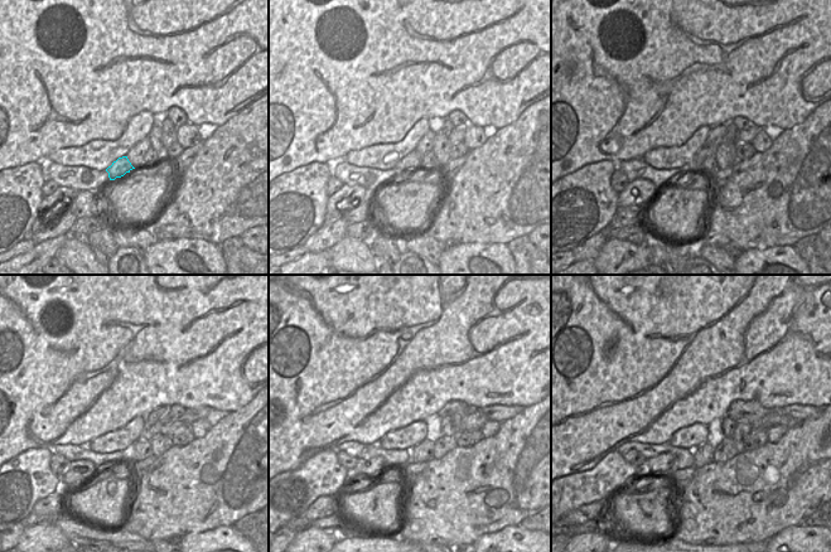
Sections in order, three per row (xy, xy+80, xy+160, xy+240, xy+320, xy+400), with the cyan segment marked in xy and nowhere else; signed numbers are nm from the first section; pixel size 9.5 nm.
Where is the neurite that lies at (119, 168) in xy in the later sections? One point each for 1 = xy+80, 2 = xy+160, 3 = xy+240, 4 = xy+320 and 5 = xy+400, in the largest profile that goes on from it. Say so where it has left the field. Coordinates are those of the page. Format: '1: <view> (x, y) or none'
1: xy+80 (412, 160)
2: xy+160 (704, 153)
3: xy+240 (158, 429)
4: xy+320 (476, 419)
5: xy+400 (772, 419)

